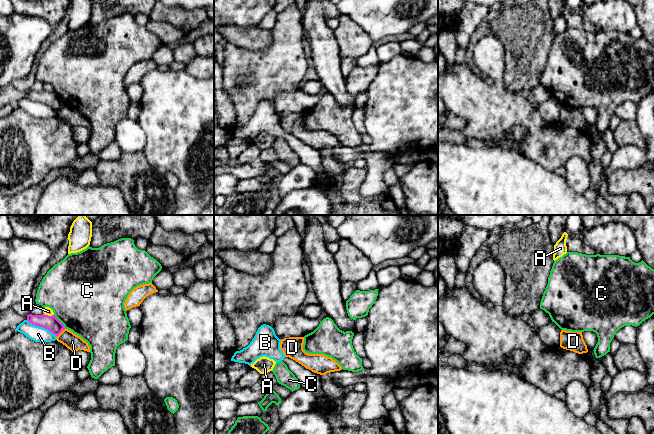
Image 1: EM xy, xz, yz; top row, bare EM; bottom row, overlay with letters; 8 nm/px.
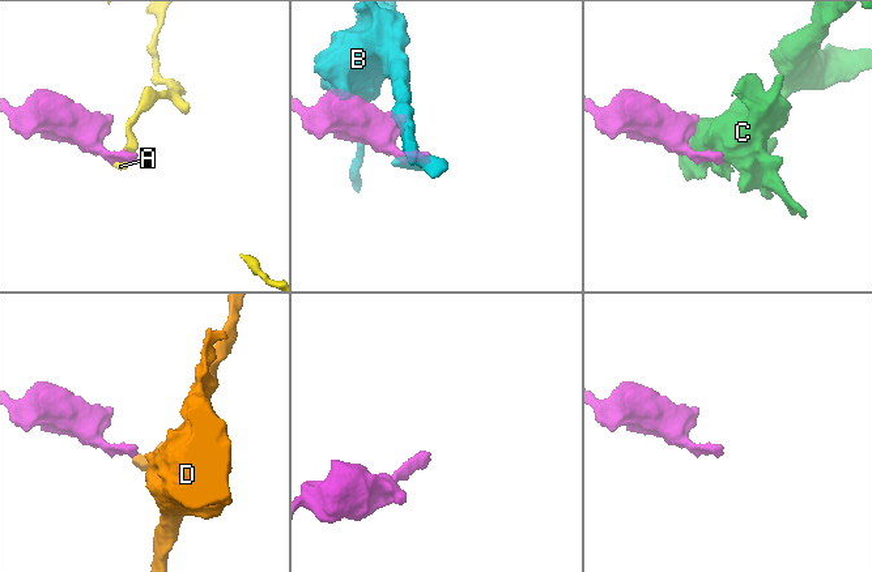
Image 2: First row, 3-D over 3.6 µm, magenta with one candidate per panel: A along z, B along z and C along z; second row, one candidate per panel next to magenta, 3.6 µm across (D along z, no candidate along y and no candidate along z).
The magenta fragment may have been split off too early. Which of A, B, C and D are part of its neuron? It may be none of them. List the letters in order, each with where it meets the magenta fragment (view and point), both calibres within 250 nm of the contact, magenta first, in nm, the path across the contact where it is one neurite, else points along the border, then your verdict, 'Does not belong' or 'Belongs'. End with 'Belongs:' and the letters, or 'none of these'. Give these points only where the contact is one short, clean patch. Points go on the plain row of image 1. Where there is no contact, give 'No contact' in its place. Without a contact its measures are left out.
A: Touches magenta at xy (47, 91). Thickness 120 nm (magenta) against 70 nm. Boundary: xy (43, 88), (53, 91). Does not belong
B: Touches magenta at xy (41, 102). Thickness 120 nm (magenta) against 130 nm. Does not belong
C: Touches magenta at xy (59, 97). Thickness 120 nm (magenta) against 500 nm. Does not belong
D: Touches magenta at xy (61, 107). Thickness 120 nm (magenta) against 130 nm. Boundary: xy (64, 104), (57, 112). Does not belong
Belongs: none of these

